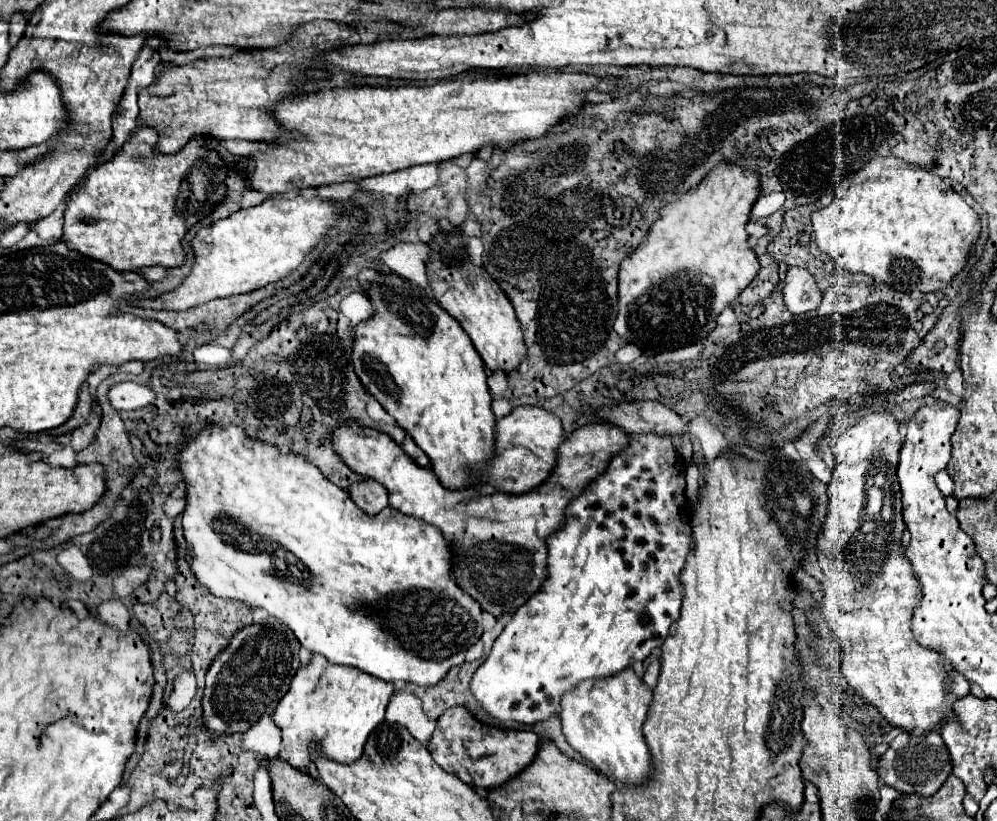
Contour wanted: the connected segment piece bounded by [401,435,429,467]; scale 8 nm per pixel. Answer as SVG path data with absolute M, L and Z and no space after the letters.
M409 435L405 437L405 441L403 441L401 447L403 447L403 451L405 451L419 467L429 467L429 459L425 457L425 453L415 445L415 441L413 441Z

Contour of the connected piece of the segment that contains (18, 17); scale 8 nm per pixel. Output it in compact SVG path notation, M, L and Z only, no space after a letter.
M15 13L10 19L9 36L18 39L23 36L27 26L27 20L21 13Z

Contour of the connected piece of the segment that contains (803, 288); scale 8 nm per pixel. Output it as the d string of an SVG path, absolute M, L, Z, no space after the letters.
M791 267L785 277L783 287L783 299L785 307L791 313L807 313L811 309L817 309L821 305L821 291L815 285L815 279L807 273L807 269Z

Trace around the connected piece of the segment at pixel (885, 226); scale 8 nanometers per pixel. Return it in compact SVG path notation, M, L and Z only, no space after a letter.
M875 157L861 171L839 183L835 201L811 215L817 247L831 255L847 273L863 273L879 283L887 283L903 293L921 291L933 293L945 289L955 275L959 275L979 239L981 223L977 213L963 205L965 199L943 183L941 177L907 165L897 157Z

